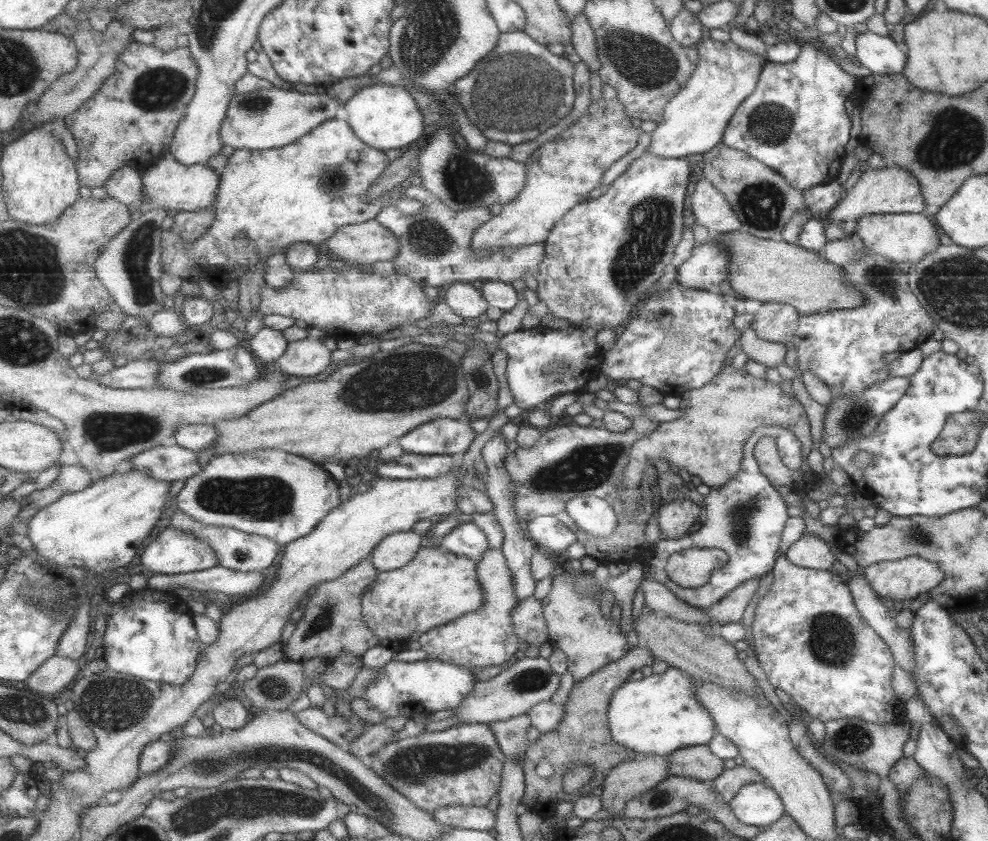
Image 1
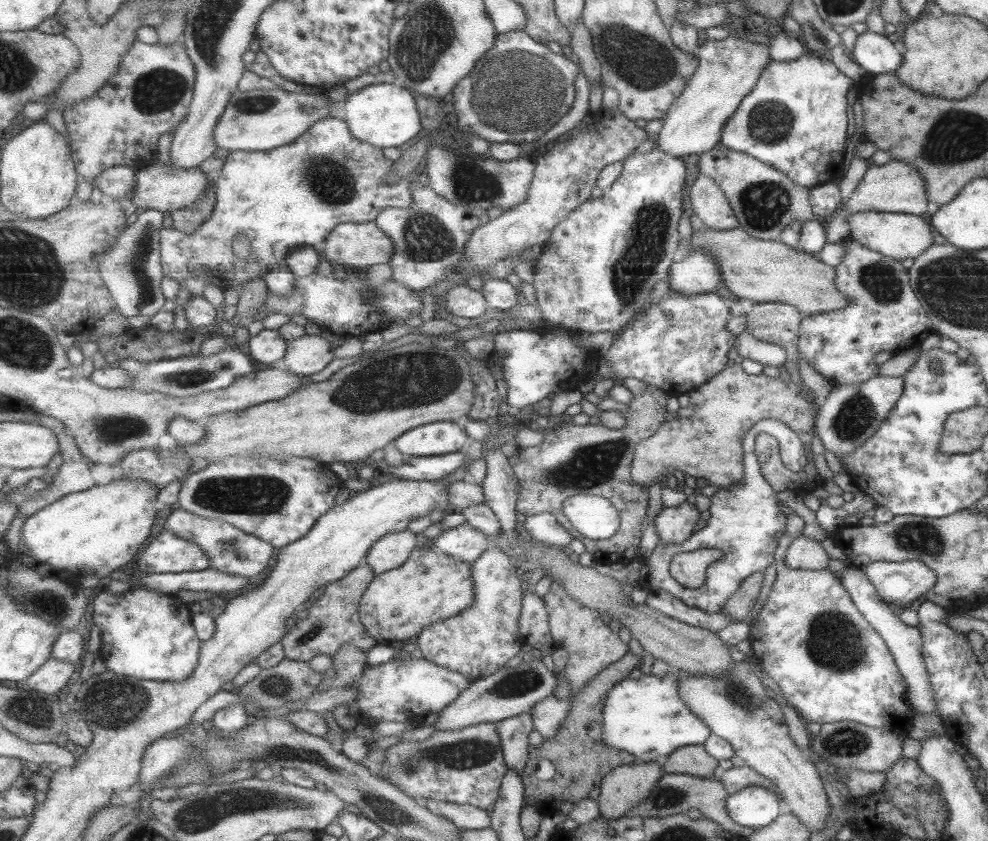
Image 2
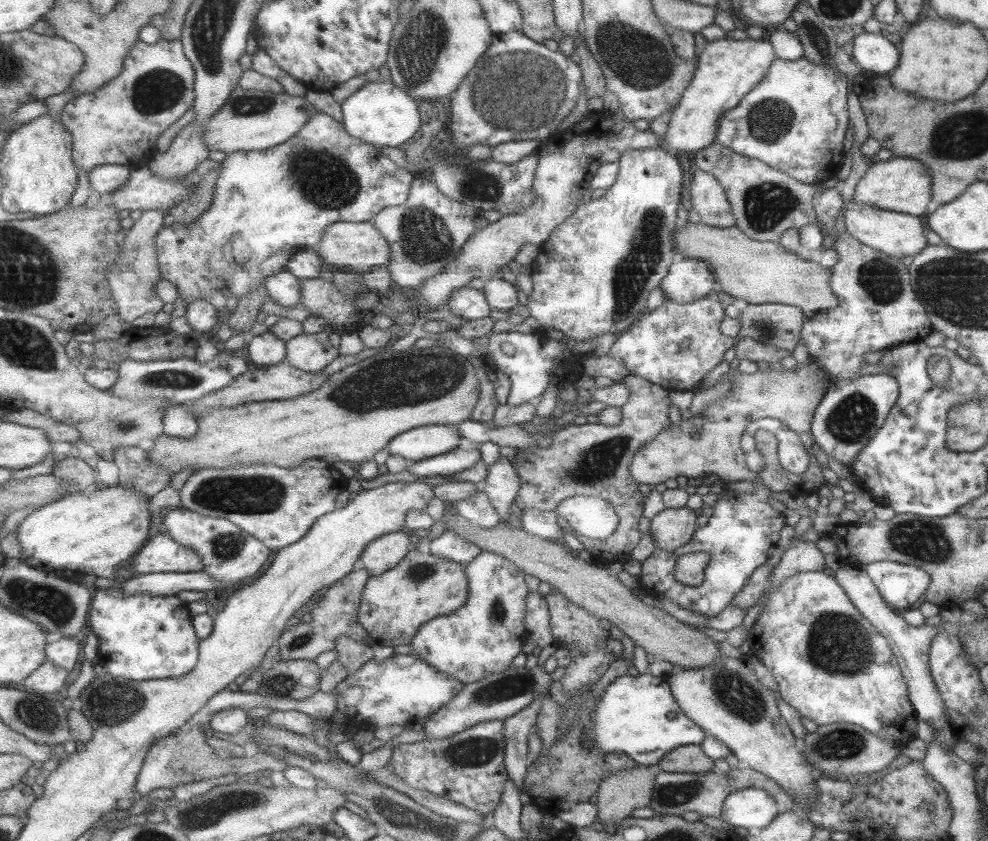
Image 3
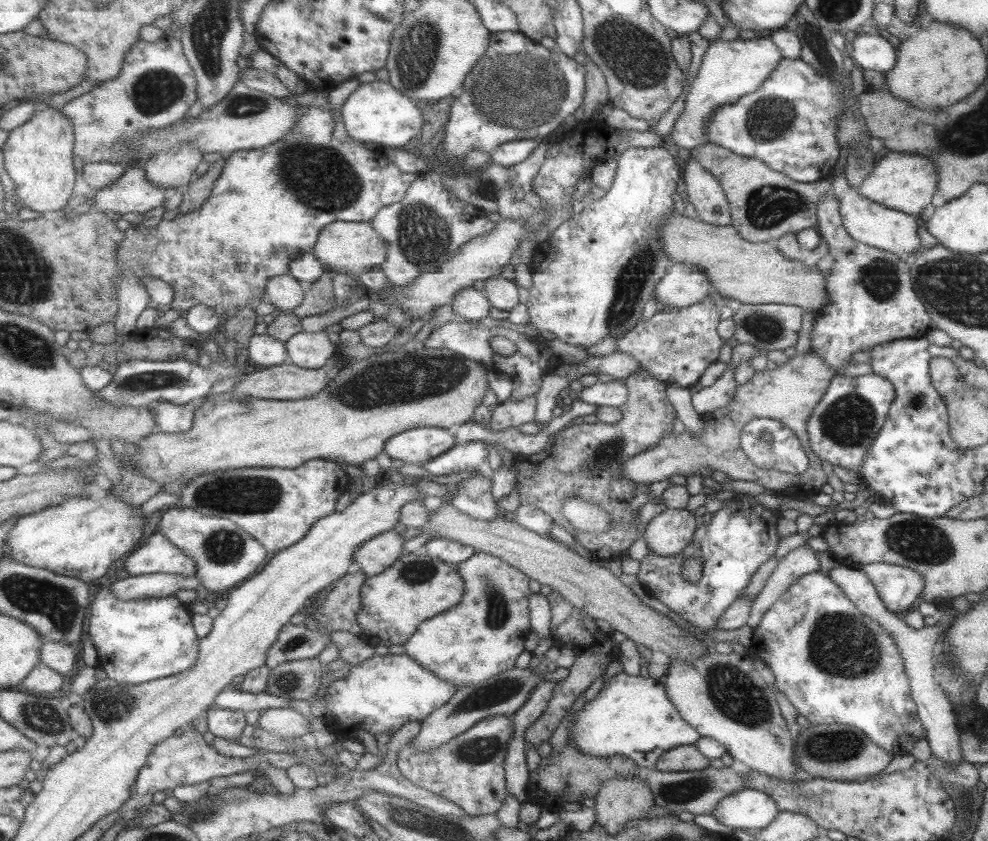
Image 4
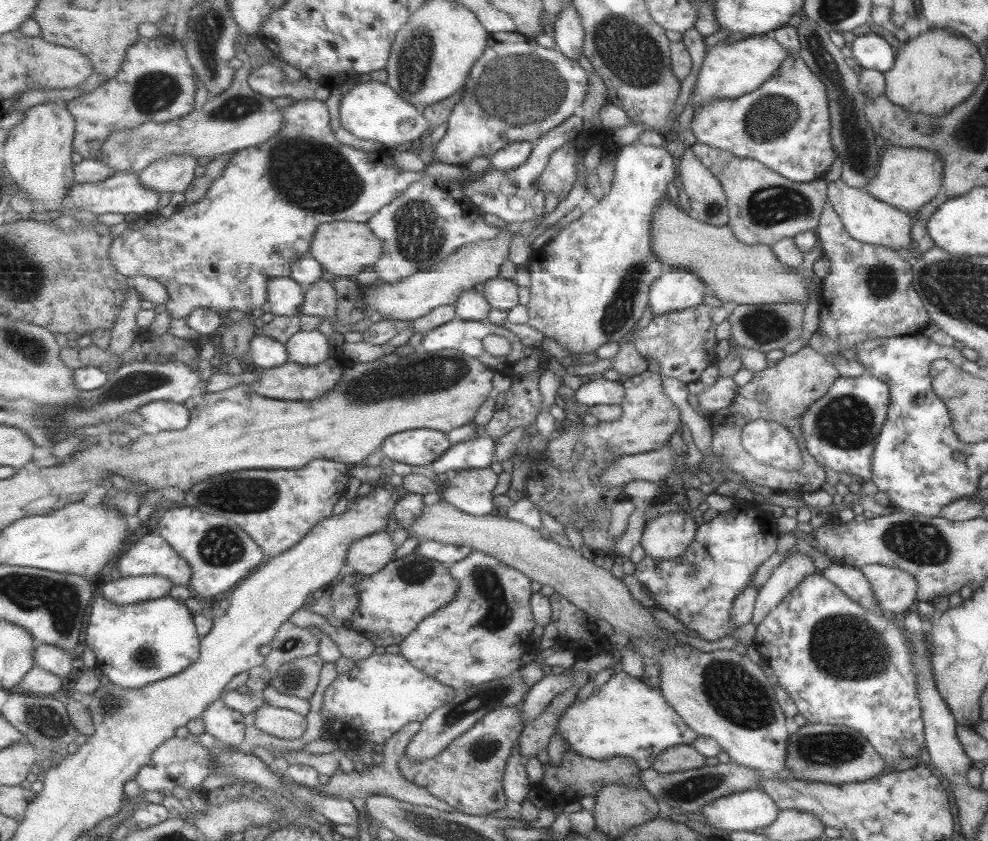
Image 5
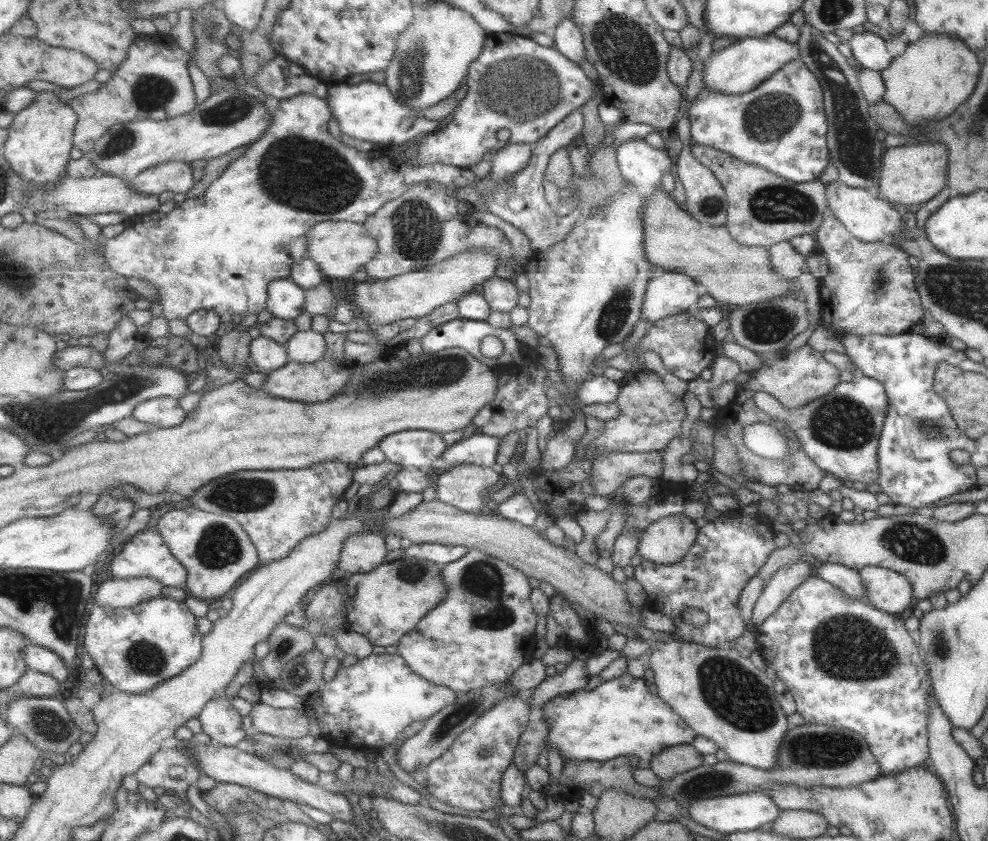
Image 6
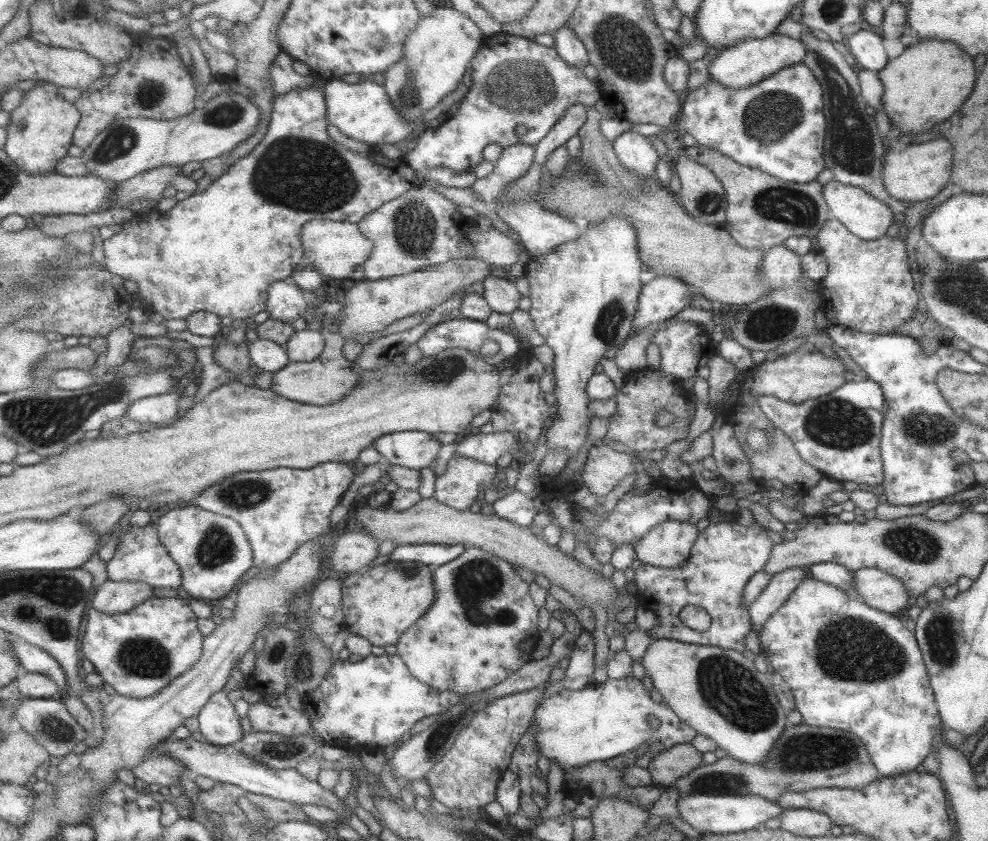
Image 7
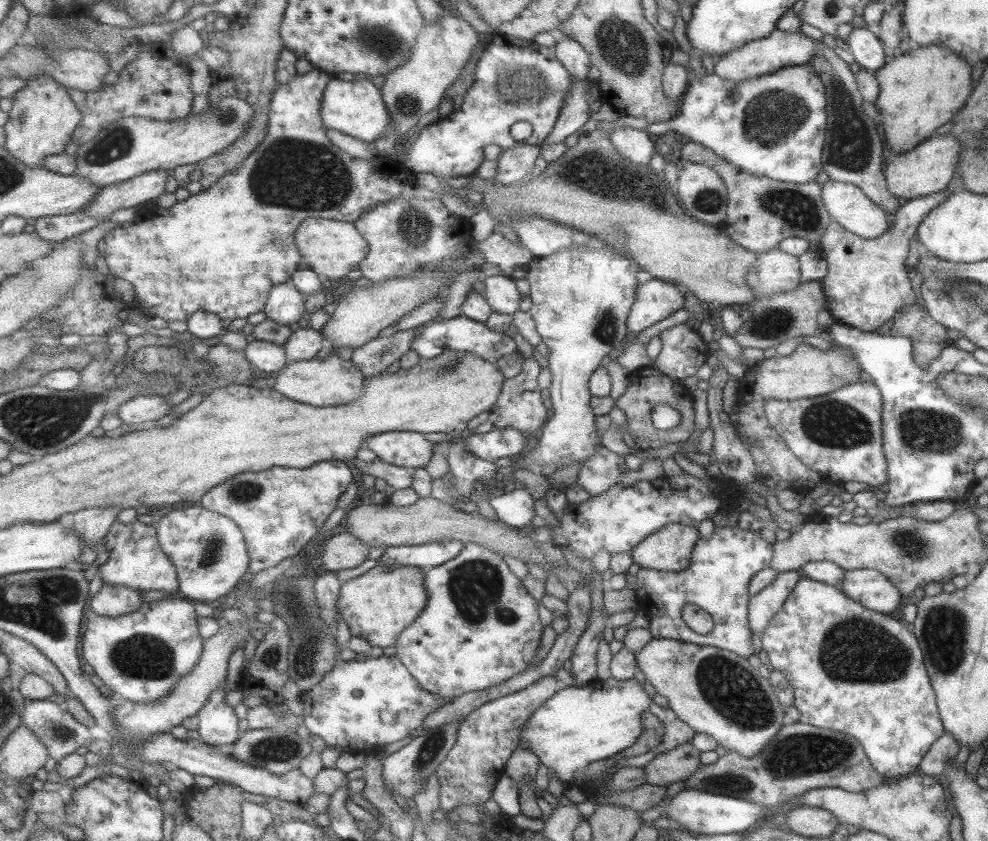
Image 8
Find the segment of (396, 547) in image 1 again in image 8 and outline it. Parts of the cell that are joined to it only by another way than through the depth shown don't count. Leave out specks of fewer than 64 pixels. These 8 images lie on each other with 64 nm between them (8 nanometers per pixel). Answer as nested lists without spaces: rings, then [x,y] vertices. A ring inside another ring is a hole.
[[[348,531],[331,537],[324,546],[322,563],[327,571],[352,569],[368,560],[371,547]]]

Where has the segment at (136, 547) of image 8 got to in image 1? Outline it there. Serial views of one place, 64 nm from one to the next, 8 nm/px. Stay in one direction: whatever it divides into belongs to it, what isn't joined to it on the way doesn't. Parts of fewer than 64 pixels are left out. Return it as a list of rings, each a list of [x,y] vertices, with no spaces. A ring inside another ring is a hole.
[[[169,526],[144,548],[141,562],[147,572],[181,574],[219,566],[219,554],[193,533]]]

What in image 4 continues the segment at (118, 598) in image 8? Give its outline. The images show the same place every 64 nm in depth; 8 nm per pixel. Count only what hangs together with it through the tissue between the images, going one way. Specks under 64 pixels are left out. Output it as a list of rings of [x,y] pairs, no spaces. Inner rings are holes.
[[[140,574],[119,580],[111,586],[115,597],[123,601],[145,598],[166,598],[175,595],[179,589],[199,590],[203,587],[198,574],[195,576],[179,576],[178,574]]]

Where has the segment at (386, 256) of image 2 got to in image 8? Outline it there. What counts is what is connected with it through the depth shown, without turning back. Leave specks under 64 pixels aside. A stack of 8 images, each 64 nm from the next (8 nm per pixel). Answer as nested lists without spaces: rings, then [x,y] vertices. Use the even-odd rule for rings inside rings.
[[[305,219],[298,228],[295,242],[306,261],[304,266],[333,280],[347,276],[351,270],[359,269],[370,251],[370,244],[355,223],[331,219]]]

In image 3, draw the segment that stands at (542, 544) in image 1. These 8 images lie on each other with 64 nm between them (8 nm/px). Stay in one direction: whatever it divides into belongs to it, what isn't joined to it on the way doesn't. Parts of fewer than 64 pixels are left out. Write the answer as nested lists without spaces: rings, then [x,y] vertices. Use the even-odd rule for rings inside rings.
[[[539,508],[522,511],[522,527],[527,532],[551,540],[551,542],[564,543],[562,537],[566,533],[559,525],[559,517],[555,511],[542,511]]]

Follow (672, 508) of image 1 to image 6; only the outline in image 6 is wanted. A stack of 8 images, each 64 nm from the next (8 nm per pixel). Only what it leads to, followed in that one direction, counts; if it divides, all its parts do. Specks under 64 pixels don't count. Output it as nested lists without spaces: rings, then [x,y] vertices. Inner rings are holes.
[[[680,515],[655,520],[640,534],[636,552],[653,564],[674,564],[687,555],[697,530],[694,521]]]

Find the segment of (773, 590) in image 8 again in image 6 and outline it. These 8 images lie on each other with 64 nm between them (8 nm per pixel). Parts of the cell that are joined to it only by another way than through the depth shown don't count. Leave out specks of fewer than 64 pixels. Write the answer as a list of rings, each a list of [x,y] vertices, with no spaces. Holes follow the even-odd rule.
[[[803,561],[779,568],[773,576],[769,577],[769,581],[763,584],[749,622],[754,626],[761,624],[767,616],[779,608],[795,588],[799,587],[799,584],[812,574],[812,565]]]

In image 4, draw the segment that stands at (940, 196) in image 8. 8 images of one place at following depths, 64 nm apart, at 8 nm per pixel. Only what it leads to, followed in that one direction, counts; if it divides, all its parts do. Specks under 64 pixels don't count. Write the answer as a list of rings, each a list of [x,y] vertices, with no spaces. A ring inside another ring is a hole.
[[[827,193],[819,199],[815,229],[827,244],[828,254],[832,256],[833,262],[830,272],[825,275],[829,302],[817,310],[810,333],[809,349],[820,356],[829,367],[833,367],[836,374],[840,374],[842,367],[850,363],[850,354],[853,352],[864,351],[871,345],[890,340],[919,338],[932,327],[930,316],[912,287],[909,260],[853,240],[844,229],[838,212],[838,200],[833,194]]]

